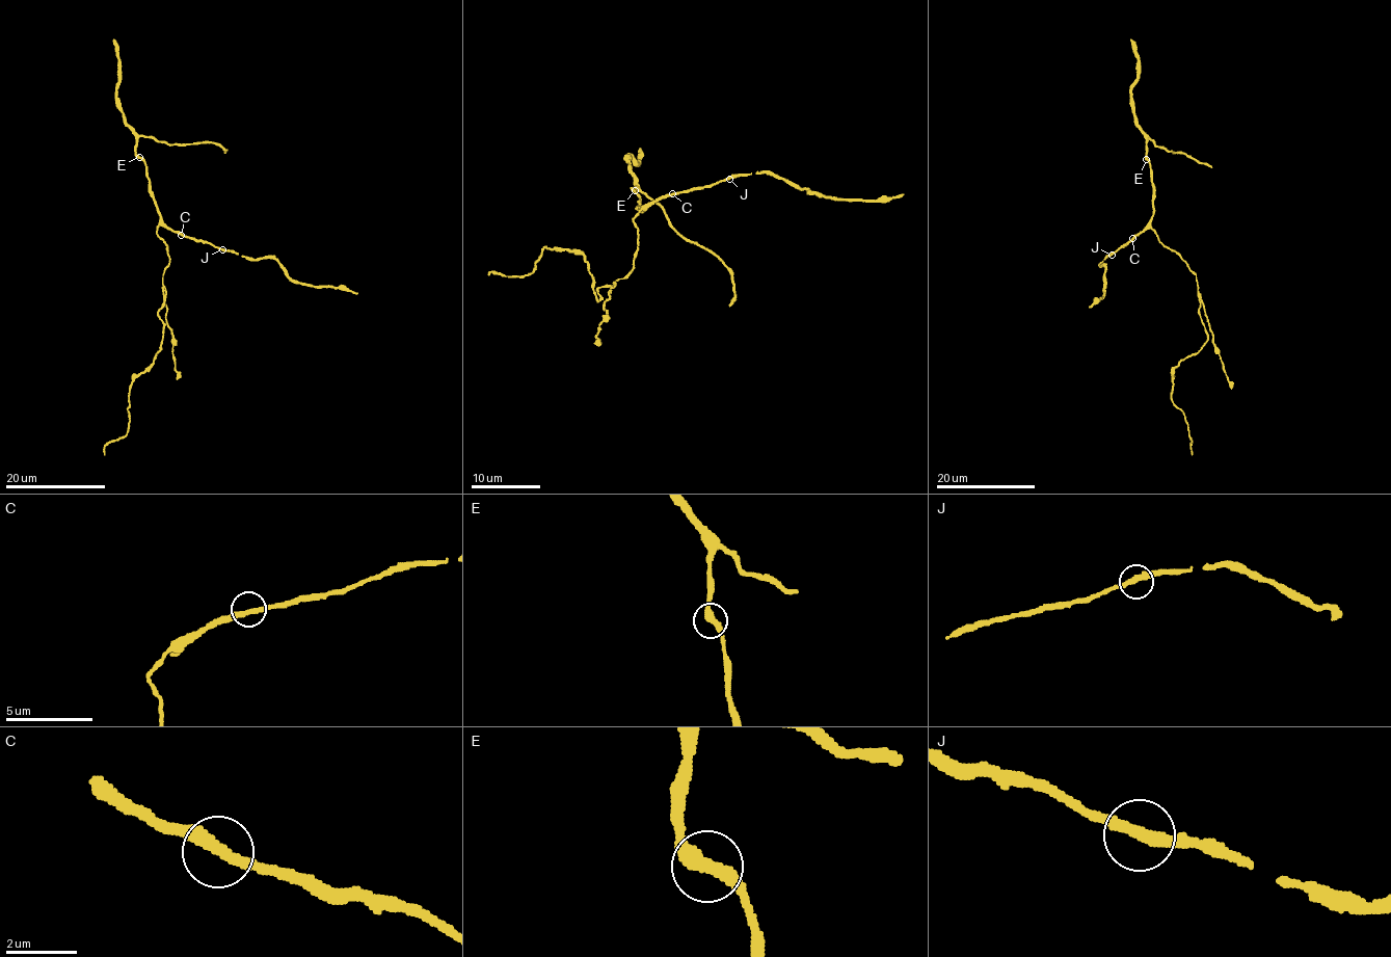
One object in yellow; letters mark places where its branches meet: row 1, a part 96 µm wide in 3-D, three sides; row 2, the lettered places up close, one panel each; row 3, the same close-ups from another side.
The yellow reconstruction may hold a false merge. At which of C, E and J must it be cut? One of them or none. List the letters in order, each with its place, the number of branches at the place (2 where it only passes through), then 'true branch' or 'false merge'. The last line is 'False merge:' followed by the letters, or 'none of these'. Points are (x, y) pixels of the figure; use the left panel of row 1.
C: (181, 235) | 2 | true branch
E: (139, 157) | 2 | true branch
J: (222, 249) | 2 | true branch
False merge: none of these

